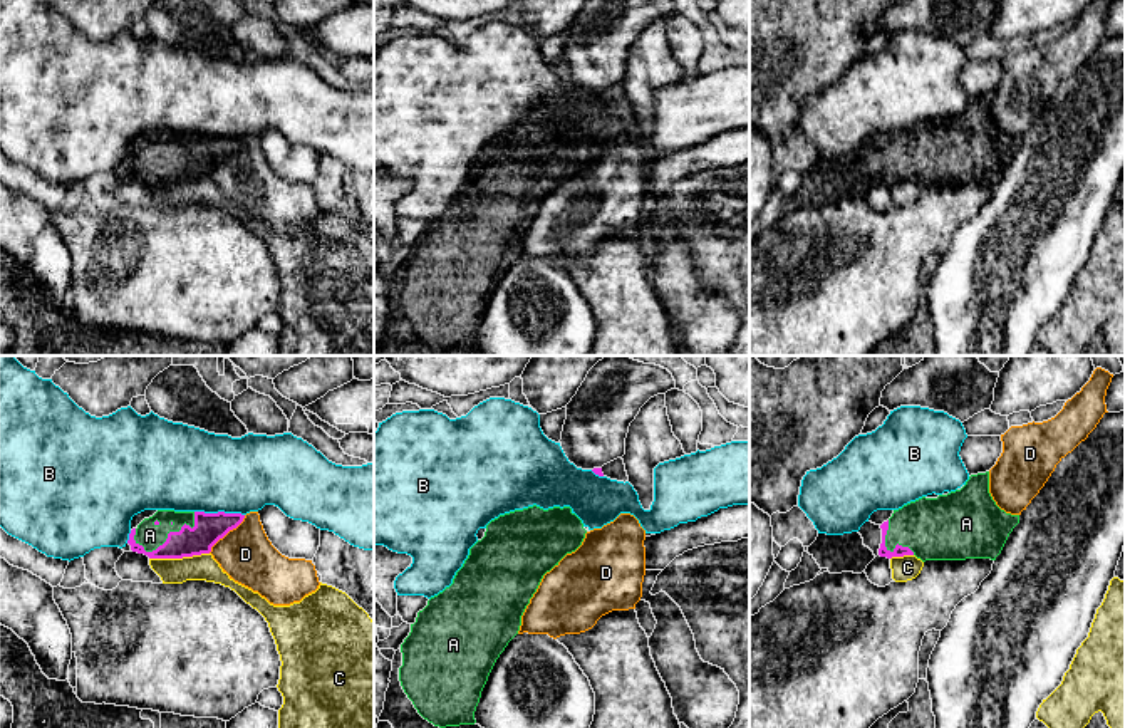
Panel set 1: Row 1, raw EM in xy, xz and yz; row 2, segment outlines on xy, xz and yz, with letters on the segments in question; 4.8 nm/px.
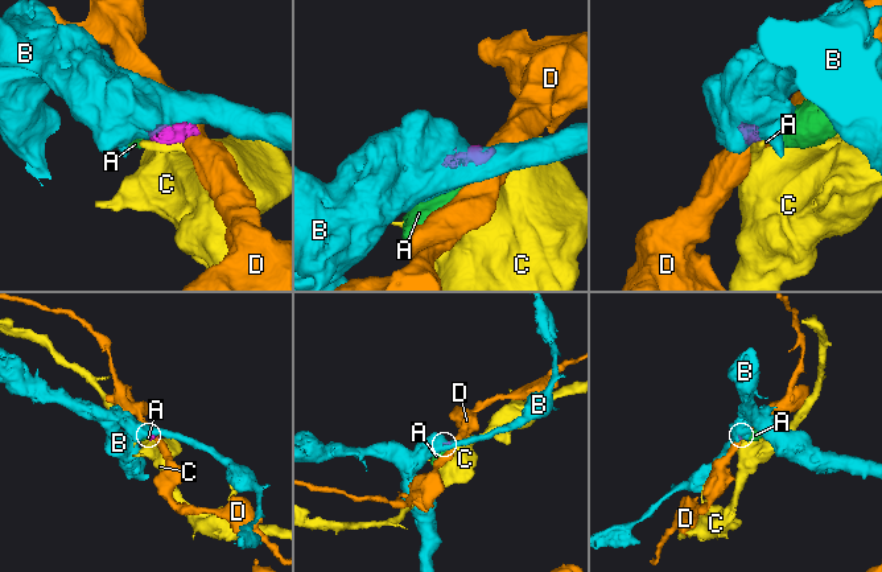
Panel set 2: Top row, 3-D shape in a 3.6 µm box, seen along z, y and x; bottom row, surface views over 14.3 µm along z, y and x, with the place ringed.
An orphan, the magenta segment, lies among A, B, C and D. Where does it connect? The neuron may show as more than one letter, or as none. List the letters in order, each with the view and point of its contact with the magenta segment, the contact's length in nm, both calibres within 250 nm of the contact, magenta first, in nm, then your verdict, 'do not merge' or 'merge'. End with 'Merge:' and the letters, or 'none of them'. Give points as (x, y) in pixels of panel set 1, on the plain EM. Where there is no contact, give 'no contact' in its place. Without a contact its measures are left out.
A: xy (168, 158) | 340 nm | 150/120 nm | merge
B: xy (220, 136) | 240 nm | 150/400 nm | do not merge
C: xy (178, 182) | 280 nm | 150/130 nm | do not merge
D: xy (227, 156) | 260 nm | 150/260 nm | do not merge
Merge: A

